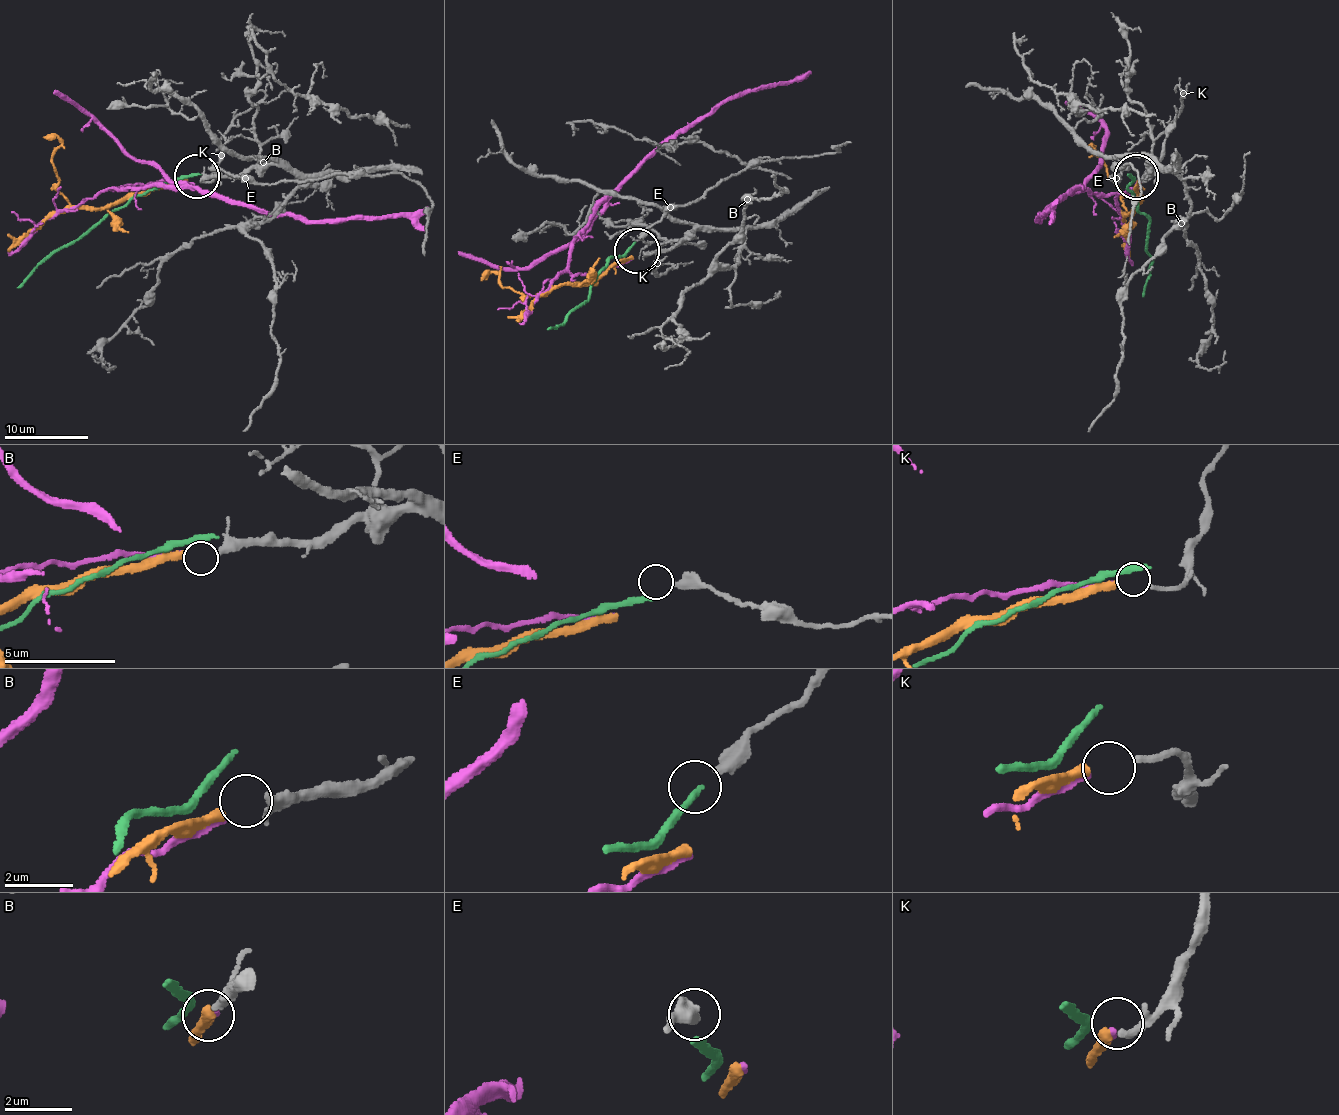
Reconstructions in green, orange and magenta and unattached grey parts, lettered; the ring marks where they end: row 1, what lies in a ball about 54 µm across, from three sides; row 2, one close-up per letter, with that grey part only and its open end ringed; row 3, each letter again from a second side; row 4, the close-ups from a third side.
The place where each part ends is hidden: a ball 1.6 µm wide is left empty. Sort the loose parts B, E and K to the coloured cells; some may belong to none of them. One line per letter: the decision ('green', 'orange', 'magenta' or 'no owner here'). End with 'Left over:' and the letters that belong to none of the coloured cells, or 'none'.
B: orange
E: no owner here
K: magenta
Left over: E

